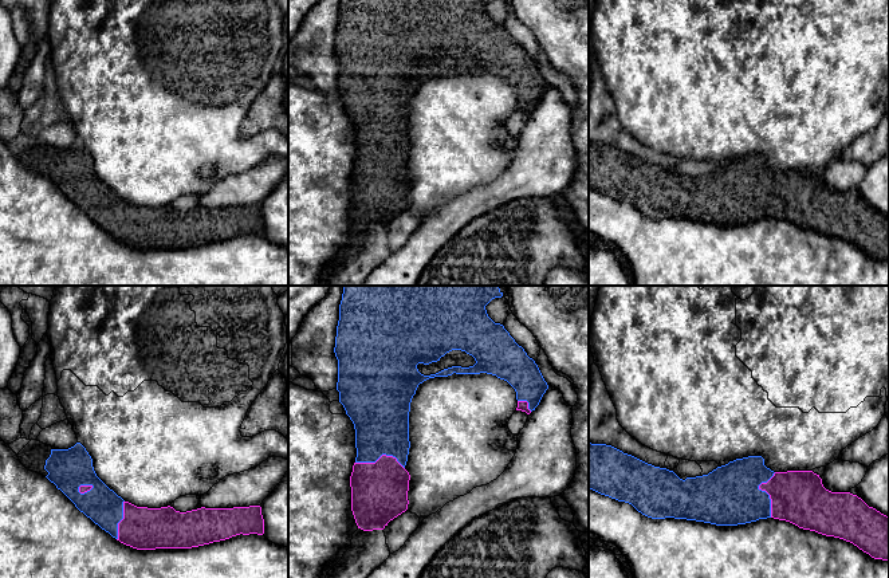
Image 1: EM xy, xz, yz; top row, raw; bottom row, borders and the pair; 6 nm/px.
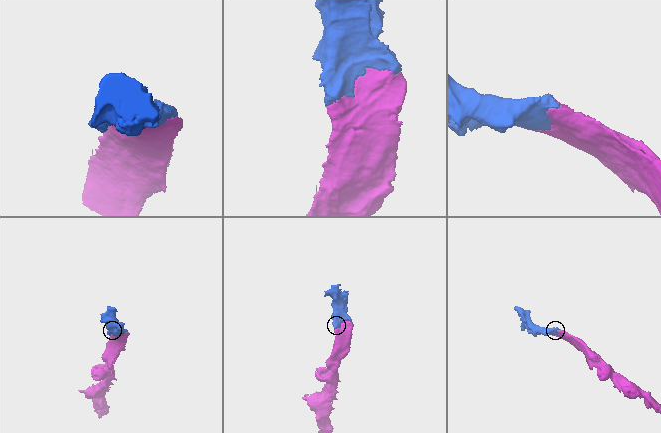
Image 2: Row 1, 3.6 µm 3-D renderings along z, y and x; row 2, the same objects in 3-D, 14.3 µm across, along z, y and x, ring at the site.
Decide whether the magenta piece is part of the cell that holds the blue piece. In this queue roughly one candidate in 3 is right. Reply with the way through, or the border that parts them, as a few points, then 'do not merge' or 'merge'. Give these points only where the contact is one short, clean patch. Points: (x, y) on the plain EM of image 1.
merge

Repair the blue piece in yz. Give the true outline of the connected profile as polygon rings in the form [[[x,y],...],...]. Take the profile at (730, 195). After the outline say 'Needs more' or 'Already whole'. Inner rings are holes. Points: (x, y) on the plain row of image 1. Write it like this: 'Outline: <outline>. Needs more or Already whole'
Outline: [[[589,142],[589,189],[629,203],[638,212],[652,219],[674,217],[716,225],[737,225],[767,217],[786,220],[799,228],[850,241],[874,259],[889,260],[889,216],[869,207],[857,194],[826,189],[819,174],[813,170],[774,172],[764,165],[762,156],[736,158],[717,166],[708,174],[683,180],[673,170],[648,164],[611,145]]]. Needs more

